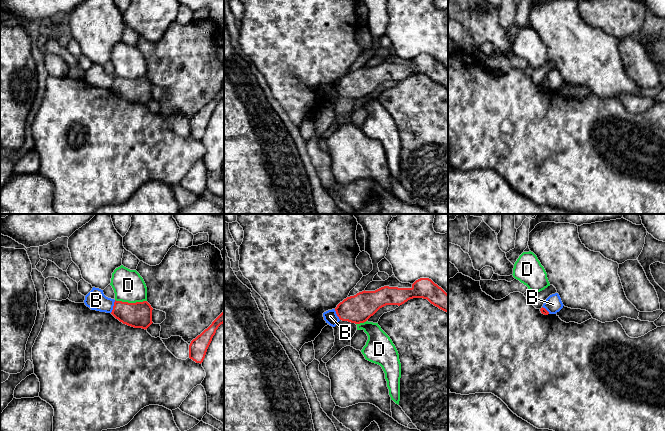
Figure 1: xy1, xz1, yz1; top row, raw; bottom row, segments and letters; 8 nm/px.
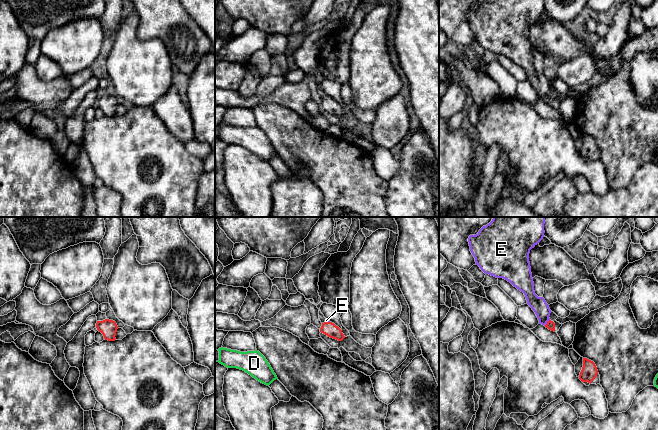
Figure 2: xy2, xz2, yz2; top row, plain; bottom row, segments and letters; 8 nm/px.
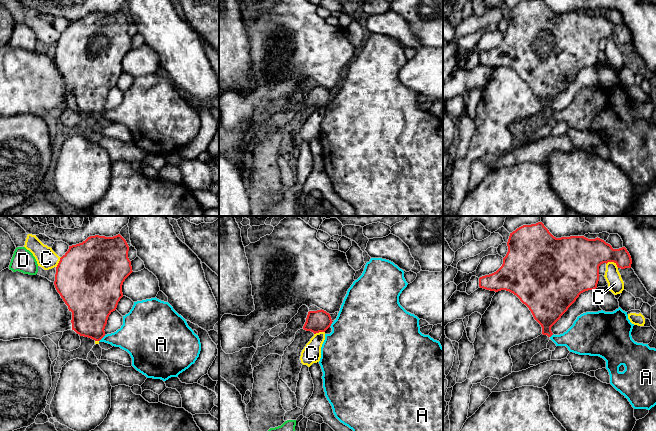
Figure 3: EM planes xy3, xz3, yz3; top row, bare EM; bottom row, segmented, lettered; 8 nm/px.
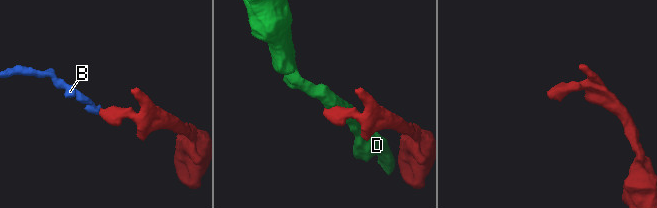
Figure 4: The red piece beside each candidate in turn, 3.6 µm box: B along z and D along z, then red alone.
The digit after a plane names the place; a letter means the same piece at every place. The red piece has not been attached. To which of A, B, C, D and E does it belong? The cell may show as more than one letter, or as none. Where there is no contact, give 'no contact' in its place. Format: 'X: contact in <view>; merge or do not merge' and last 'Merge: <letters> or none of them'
A: contact in xy3; do not merge
B: contact in xy1; do not merge
C: contact in yz3; do not merge
D: contact in xy1; do not merge
E: contact in yz2; merge
Merge: E

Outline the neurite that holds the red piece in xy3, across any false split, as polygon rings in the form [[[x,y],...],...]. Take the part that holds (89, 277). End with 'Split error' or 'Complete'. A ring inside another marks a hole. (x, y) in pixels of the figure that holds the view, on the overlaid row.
[[[120,235],[90,236],[82,243],[69,246],[56,267],[54,285],[72,312],[72,330],[80,336],[100,341],[105,336],[109,315],[123,297],[122,285],[133,272],[128,258],[129,246]]]. Complete

